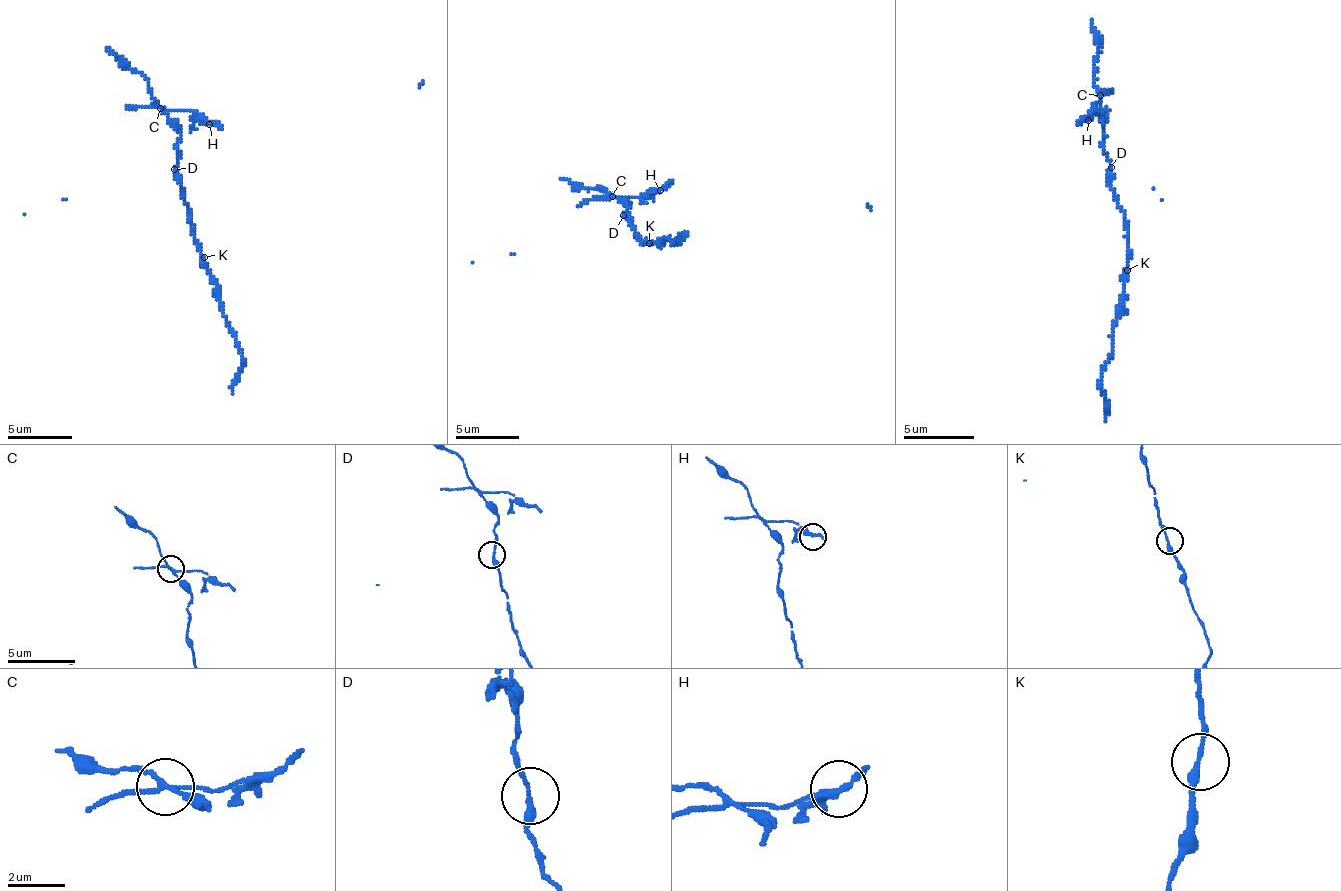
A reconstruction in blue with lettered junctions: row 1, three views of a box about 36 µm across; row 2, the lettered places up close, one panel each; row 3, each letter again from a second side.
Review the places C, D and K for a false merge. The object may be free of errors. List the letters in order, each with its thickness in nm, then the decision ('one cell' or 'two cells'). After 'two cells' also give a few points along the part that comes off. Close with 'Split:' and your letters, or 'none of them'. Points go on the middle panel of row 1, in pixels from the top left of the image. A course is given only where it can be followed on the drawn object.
C: calibre 160 nm; two cells; course (612, 197), (654, 194), (672, 181)
D: calibre 240 nm; one cell
K: calibre 200 nm; one cell
Split: C

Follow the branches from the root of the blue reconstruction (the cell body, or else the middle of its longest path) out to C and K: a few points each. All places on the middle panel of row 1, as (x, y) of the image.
C: (631, 204), (612, 197)
K: (631, 204), (627, 205), (626, 217), (640, 241), (649, 243)

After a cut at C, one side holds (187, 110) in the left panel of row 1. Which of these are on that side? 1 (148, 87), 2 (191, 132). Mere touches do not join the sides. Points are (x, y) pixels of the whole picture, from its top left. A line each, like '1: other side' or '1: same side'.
1: other side
2: same side

